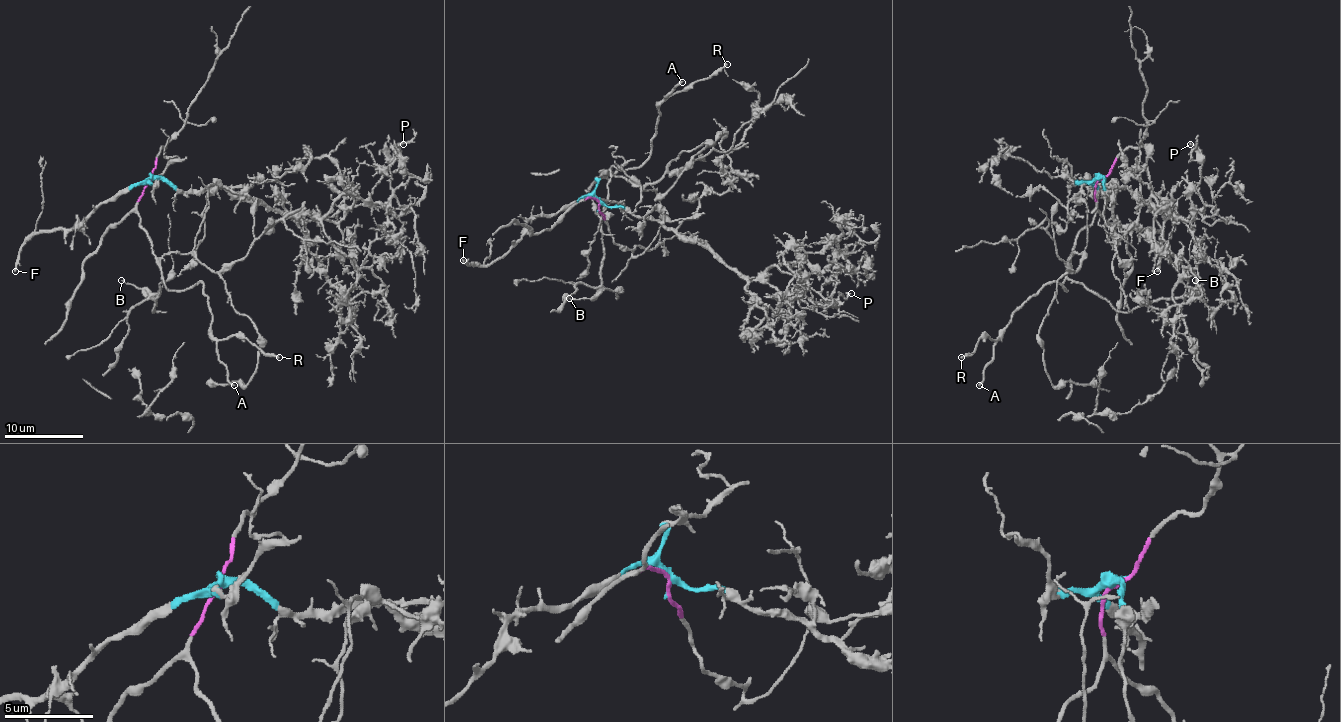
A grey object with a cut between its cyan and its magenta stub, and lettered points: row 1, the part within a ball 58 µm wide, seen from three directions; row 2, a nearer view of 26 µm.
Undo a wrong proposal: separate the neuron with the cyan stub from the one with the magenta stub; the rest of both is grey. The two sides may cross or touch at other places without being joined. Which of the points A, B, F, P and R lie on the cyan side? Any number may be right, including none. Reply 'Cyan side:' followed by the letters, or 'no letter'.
Cyan side: F, P

